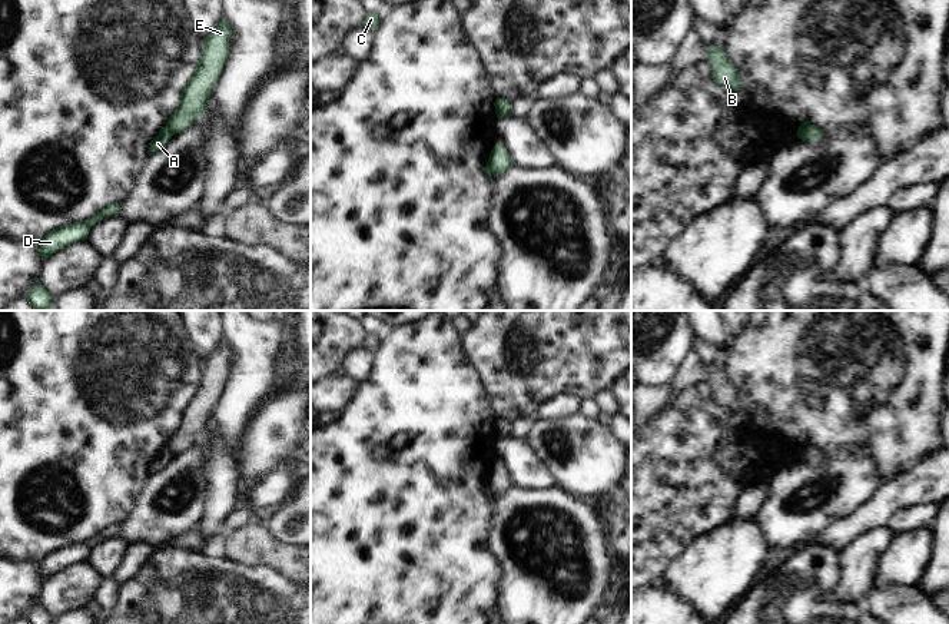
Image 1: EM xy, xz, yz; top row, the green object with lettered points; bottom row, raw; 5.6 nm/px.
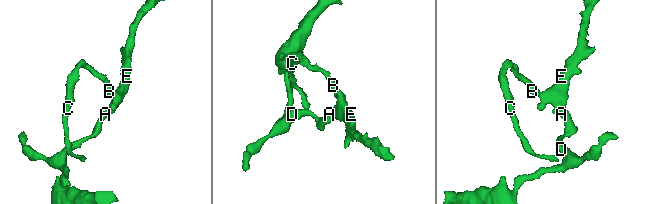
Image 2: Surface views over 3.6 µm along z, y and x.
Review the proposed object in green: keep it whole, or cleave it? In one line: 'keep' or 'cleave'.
cleave

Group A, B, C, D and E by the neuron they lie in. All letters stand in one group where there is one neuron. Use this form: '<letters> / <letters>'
A D / B C E

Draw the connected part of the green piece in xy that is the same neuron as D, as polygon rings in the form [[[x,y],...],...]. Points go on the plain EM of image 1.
[[[113,524],[103,528],[100,532],[94,534],[92,538],[74,544],[69,544],[60,548],[56,548],[46,554],[39,562],[39,577],[42,580],[49,578],[57,571],[76,564],[79,561],[86,561],[93,545],[103,538],[110,535],[117,535],[120,524]]]

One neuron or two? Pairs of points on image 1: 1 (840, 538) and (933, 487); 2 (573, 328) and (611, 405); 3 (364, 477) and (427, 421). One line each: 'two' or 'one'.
1: one
2: two
3: one

